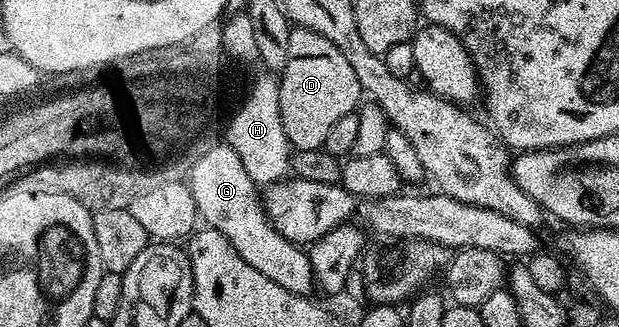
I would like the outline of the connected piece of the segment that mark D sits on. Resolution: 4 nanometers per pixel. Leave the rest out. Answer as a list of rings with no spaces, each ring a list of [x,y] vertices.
[[[293,28],[290,29],[287,40],[287,64],[279,71],[278,96],[283,132],[290,147],[294,151],[319,150],[324,147],[327,132],[331,132],[331,124],[337,123],[342,116],[354,113],[358,109],[363,91],[355,72],[351,69],[351,64],[347,64],[347,56],[343,56],[343,52],[339,52],[339,48],[331,44],[331,40],[310,30]]]

